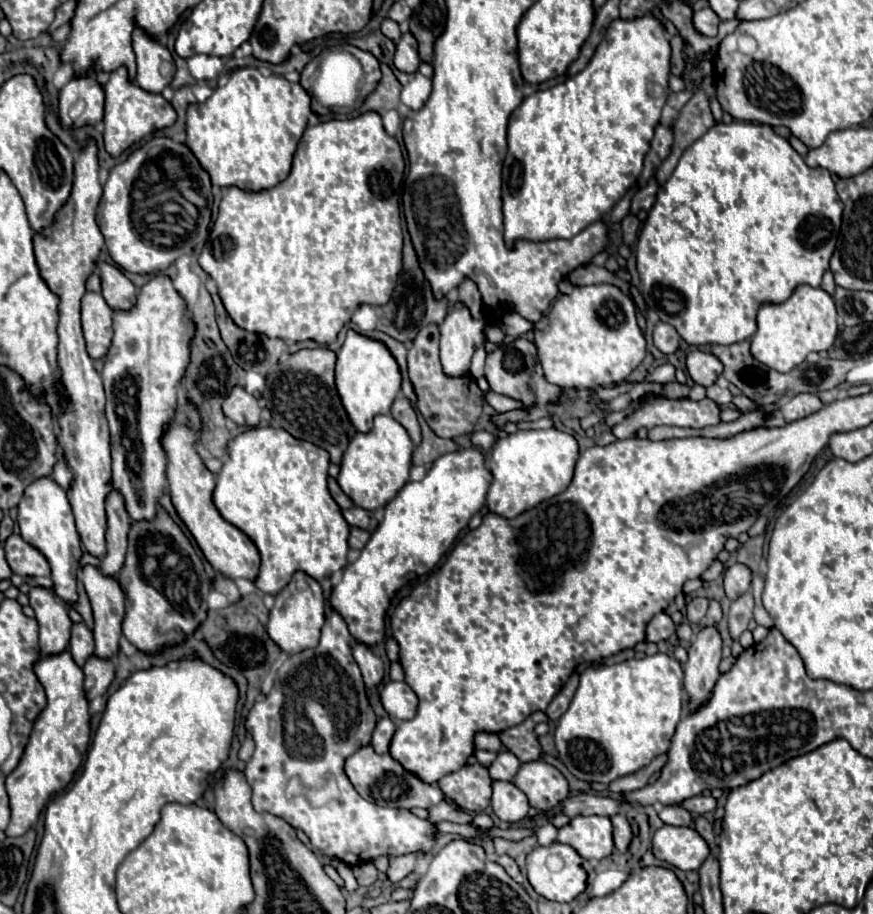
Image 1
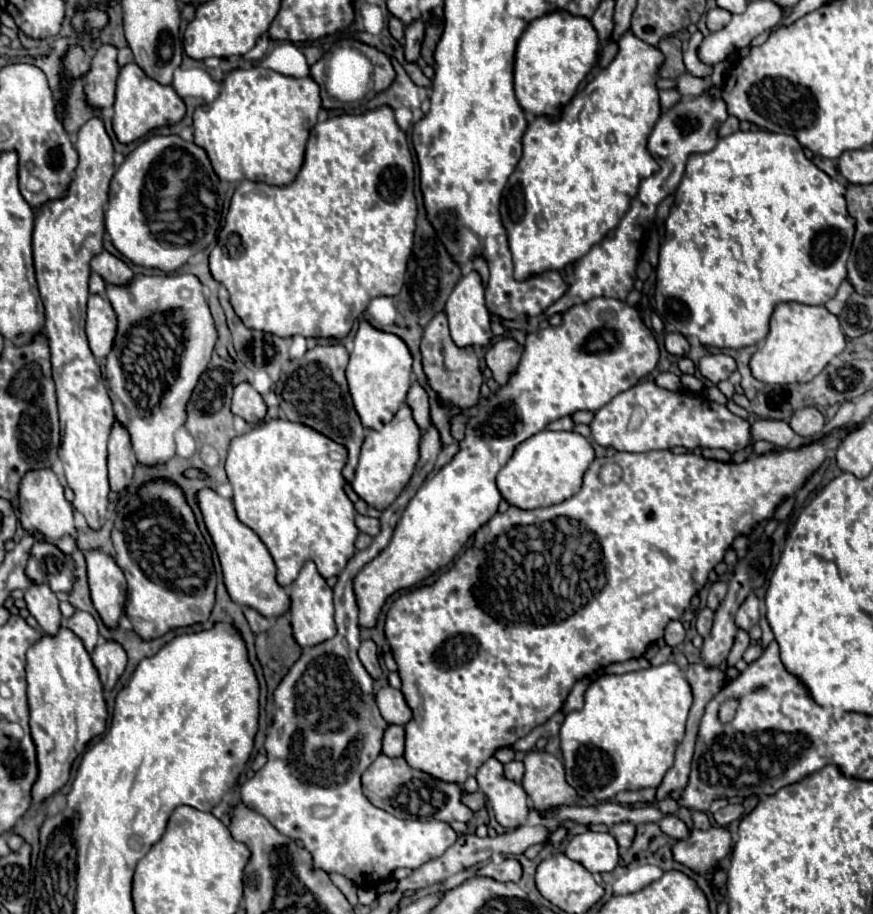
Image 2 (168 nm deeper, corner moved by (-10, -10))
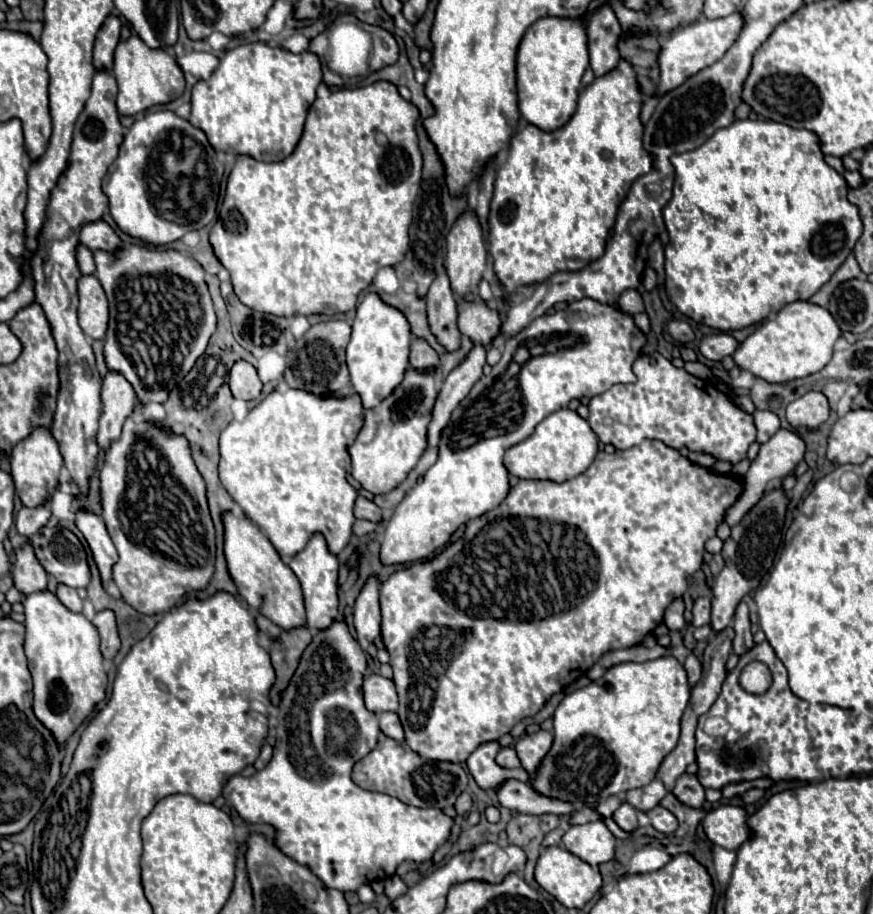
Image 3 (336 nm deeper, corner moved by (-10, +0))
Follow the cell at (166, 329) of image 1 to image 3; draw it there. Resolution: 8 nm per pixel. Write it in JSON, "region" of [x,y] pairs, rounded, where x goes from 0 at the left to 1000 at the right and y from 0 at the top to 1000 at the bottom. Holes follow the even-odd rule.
{"region":[[[120,242],[95,246],[90,264],[104,275],[109,275],[107,277],[109,290],[111,290],[109,303],[116,307],[120,323],[125,327],[127,347],[125,347],[125,360],[120,369],[123,402],[127,406],[139,408],[150,419],[157,432],[157,441],[162,445],[166,445],[173,439],[189,441],[200,419],[210,417],[210,412],[219,406],[223,395],[235,386],[239,371],[246,364],[246,340],[244,340],[244,329],[239,325],[235,305],[233,305],[235,303],[233,292],[221,281],[210,279],[198,272],[178,275],[178,272],[166,272],[159,268],[148,268],[139,272],[139,261]]]}

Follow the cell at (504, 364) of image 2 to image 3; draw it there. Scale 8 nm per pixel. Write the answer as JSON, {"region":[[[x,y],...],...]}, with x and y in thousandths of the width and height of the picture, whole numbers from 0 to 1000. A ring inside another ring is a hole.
{"region":[[[553,329],[526,332],[526,360],[542,375],[560,377],[574,364],[574,349]]]}

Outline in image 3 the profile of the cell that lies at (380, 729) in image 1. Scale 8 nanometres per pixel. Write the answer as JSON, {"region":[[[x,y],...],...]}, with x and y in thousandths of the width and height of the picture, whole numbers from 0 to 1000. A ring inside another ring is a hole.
{"region":[[[436,780],[434,782],[434,791],[436,791],[436,800],[452,809],[452,811],[464,811],[462,806],[462,795],[459,795],[459,789],[455,784],[455,780]]]}

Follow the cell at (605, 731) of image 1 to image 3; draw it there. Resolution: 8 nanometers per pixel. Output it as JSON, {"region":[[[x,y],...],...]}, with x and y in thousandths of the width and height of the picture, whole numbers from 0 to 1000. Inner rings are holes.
{"region":[[[773,719],[695,732],[688,743],[647,760],[640,769],[633,782],[633,817],[608,859],[622,870],[668,876],[672,883],[698,870],[739,861],[778,811],[789,756],[787,736]]]}

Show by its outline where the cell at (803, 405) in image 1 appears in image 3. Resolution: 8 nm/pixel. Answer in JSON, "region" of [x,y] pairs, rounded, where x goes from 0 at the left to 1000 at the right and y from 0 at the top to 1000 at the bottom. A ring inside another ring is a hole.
{"region":[[[927,428],[920,434],[901,443],[901,461],[906,467],[922,465],[927,469],[938,467],[950,456],[950,441],[943,430]]]}

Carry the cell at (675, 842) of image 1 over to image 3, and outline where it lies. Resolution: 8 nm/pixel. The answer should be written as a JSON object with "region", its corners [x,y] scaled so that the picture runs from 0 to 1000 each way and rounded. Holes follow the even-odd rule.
{"region":[[[828,881],[812,887],[805,896],[805,909],[817,925],[828,929],[847,929],[851,920],[858,918],[858,907],[853,903],[851,883]]]}

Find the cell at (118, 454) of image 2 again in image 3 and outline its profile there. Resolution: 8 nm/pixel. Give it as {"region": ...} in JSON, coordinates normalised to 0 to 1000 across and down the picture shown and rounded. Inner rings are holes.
{"region":[[[123,408],[118,412],[116,434],[118,434],[118,452],[113,458],[111,485],[116,493],[123,493],[127,485],[139,478],[141,463],[152,452],[157,434],[152,430],[152,423],[136,408]]]}

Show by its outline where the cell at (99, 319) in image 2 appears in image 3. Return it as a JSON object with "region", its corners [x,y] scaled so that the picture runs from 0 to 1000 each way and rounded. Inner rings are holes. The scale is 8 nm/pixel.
{"region":[[[111,303],[90,305],[90,356],[104,371],[118,371],[123,362],[125,334]]]}

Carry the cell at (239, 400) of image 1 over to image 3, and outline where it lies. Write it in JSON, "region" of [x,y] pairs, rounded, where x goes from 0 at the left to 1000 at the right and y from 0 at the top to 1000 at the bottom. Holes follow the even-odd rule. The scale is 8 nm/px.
{"region":[[[283,395],[269,397],[262,410],[265,410],[262,423],[265,423],[265,430],[269,437],[290,439],[299,432],[301,419],[297,417],[297,410],[288,397],[283,397]]]}

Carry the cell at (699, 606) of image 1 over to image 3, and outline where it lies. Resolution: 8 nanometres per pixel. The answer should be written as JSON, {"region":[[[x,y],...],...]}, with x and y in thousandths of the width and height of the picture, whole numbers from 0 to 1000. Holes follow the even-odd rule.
{"region":[[[801,653],[794,662],[794,686],[810,684],[814,677],[814,658],[810,653]]]}

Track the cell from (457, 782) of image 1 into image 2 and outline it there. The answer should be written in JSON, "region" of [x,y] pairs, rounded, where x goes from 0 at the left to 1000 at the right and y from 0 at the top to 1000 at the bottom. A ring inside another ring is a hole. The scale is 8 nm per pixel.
{"region":[[[546,865],[546,868],[542,868],[542,870],[530,868],[530,879],[533,879],[537,885],[546,887],[546,885],[551,885],[551,883],[556,881],[556,872],[553,872],[551,865]]]}

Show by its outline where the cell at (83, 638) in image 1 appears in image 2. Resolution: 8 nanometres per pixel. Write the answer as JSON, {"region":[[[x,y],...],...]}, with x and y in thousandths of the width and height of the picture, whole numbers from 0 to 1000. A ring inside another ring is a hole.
{"region":[[[86,668],[79,677],[74,677],[74,684],[93,697],[95,706],[100,712],[107,712],[111,701],[113,701],[113,690],[111,690],[111,679],[104,675],[100,668]]]}

